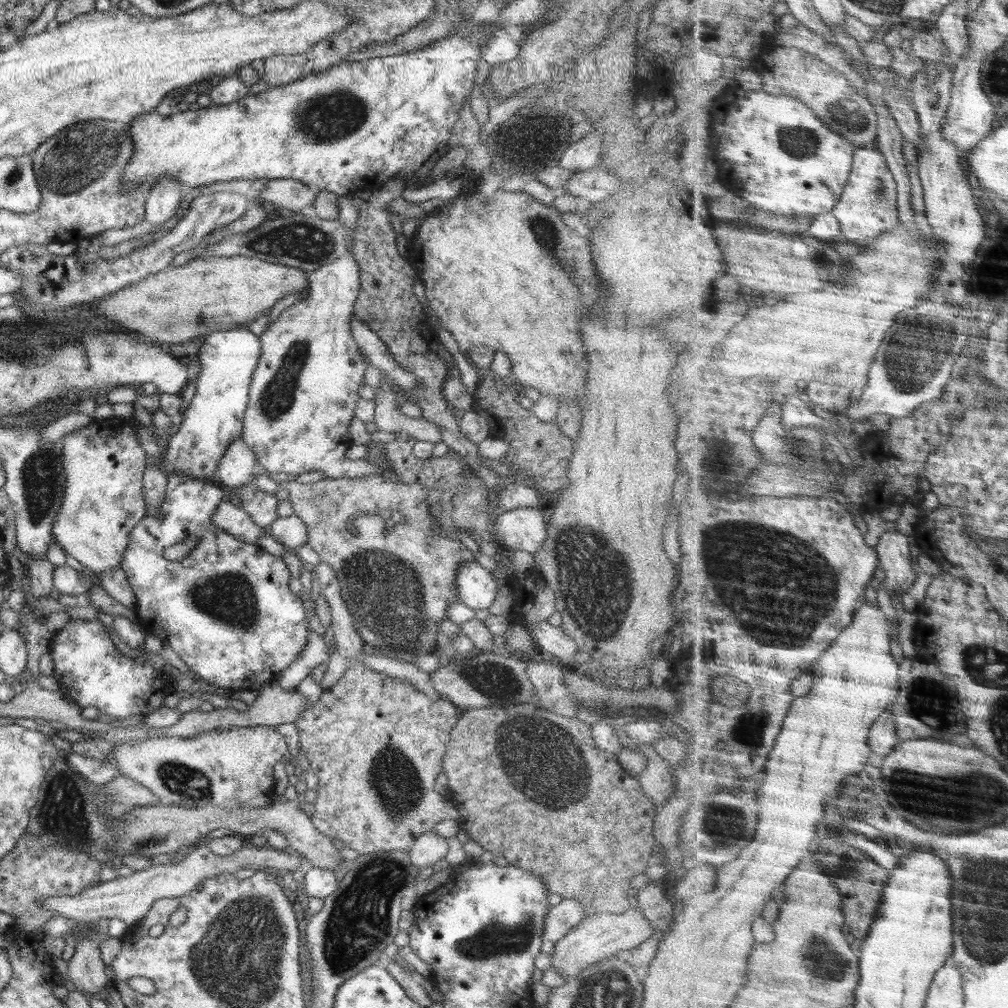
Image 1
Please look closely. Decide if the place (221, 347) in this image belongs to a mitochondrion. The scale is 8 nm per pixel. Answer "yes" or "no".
no

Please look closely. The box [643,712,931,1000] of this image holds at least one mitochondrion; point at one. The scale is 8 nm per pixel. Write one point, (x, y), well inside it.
(826, 965)

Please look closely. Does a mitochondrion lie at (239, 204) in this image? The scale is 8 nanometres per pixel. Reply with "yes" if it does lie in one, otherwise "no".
no

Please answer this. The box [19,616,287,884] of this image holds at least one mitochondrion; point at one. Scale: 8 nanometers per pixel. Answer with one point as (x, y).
(55, 809)

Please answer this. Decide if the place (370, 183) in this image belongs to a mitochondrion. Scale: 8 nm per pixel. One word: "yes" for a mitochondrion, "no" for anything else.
no

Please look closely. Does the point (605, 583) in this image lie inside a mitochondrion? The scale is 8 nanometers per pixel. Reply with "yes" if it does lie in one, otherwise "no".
yes

